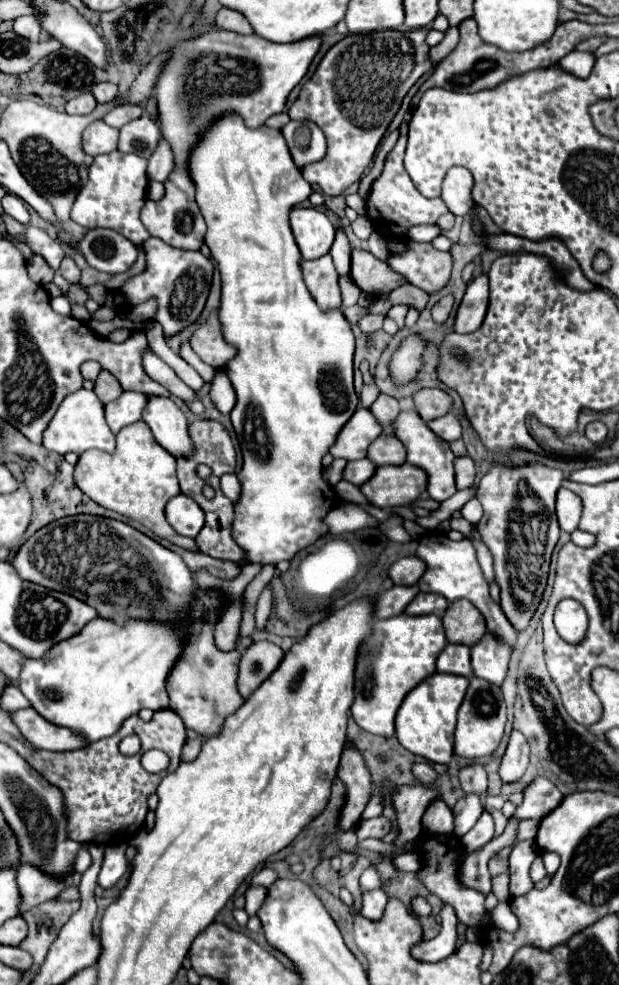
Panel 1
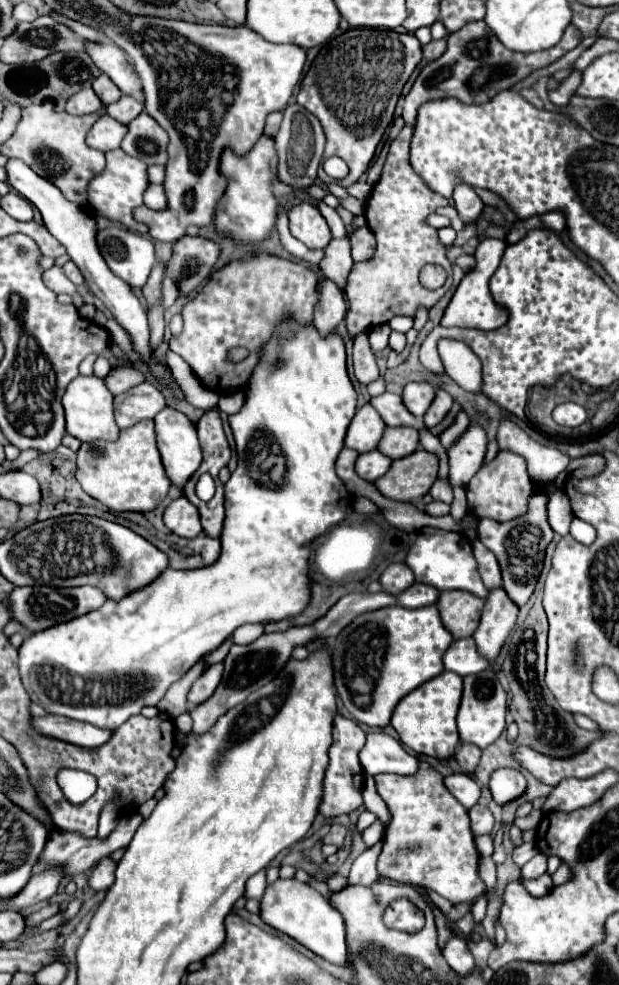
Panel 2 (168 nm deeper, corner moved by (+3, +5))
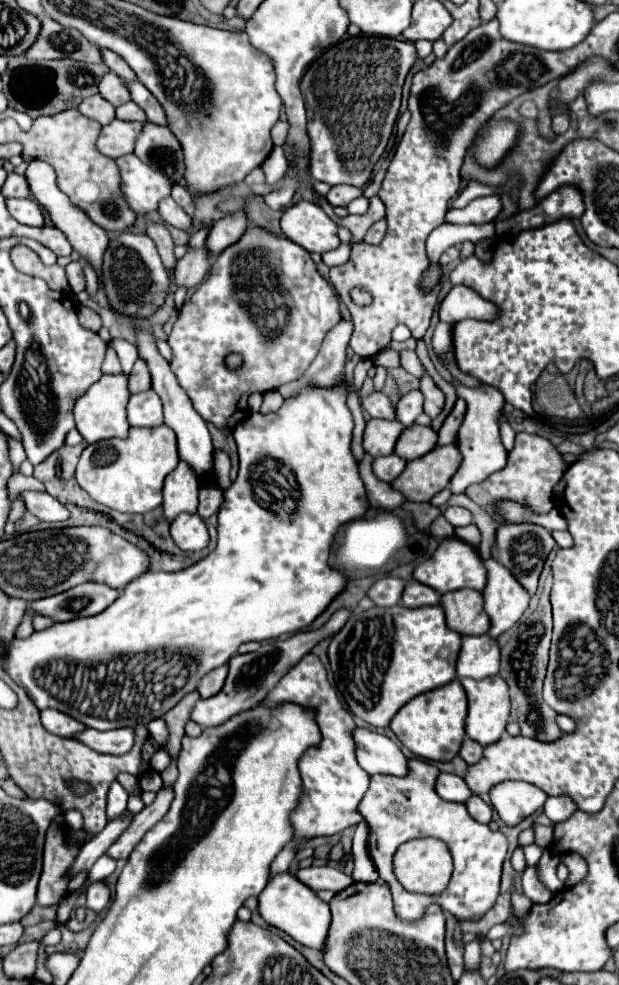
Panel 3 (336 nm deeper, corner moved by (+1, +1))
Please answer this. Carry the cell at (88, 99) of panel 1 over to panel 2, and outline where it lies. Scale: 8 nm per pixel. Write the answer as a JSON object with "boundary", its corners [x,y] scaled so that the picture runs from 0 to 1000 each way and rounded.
{"boundary":[[[149,90],[126,92],[126,96],[116,96],[107,105],[107,113],[113,117],[139,117],[139,115],[155,115],[165,109],[165,103]]]}

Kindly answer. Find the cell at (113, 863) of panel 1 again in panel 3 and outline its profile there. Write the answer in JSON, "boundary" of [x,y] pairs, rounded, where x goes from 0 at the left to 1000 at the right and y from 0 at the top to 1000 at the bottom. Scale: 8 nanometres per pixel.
{"boundary":[[[168,894],[145,896],[145,901],[139,903],[139,913],[142,913],[139,921],[149,923],[149,925],[155,925],[155,927],[162,927],[174,919],[174,915],[178,915],[178,903],[174,903],[174,898]]]}

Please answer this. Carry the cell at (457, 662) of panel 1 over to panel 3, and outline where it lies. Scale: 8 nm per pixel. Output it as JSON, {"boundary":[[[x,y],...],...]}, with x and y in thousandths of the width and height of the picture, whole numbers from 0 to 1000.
{"boundary":[[[788,645],[746,647],[746,659],[737,671],[737,687],[750,689],[785,689],[805,683],[808,659]]]}

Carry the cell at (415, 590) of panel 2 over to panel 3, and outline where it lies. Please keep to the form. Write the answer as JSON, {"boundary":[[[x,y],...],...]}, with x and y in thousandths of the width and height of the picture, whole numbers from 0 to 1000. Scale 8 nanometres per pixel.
{"boundary":[[[662,590],[653,598],[653,604],[649,604],[649,614],[662,616],[662,618],[708,614],[708,612],[711,612],[711,602],[691,594],[675,592],[675,590]]]}

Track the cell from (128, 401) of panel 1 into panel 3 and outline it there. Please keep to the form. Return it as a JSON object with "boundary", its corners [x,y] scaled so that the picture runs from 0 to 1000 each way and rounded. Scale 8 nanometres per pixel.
{"boundary":[[[249,395],[220,399],[210,403],[204,413],[204,425],[210,434],[252,434],[262,431],[262,409]]]}

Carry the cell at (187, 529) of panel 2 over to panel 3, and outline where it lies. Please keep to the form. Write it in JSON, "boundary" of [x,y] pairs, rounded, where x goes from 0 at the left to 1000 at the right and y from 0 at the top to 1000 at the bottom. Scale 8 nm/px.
{"boundary":[[[288,523],[275,531],[275,543],[297,559],[323,559],[336,553],[336,539],[320,523]]]}

